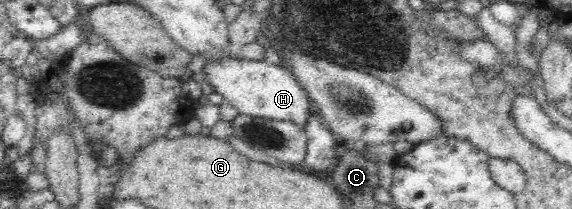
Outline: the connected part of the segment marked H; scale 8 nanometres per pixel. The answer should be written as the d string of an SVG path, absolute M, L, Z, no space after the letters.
M229 56L219 61L207 61L203 71L200 79L210 82L214 91L236 107L239 114L290 121L304 129L309 115L315 110L305 90L282 65L270 64L264 59L255 61Z

